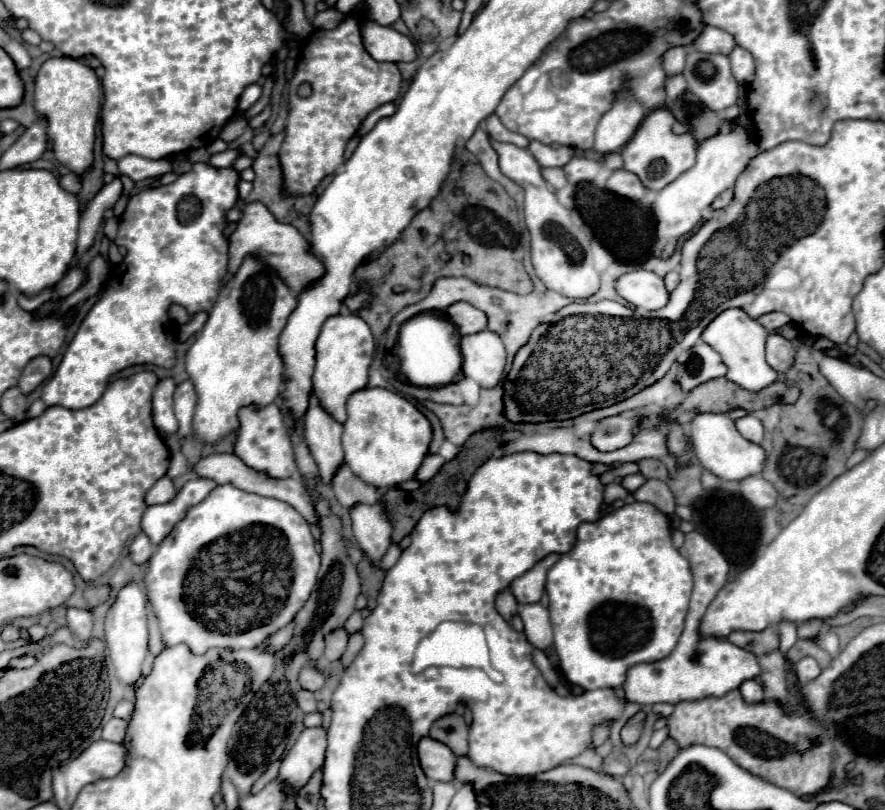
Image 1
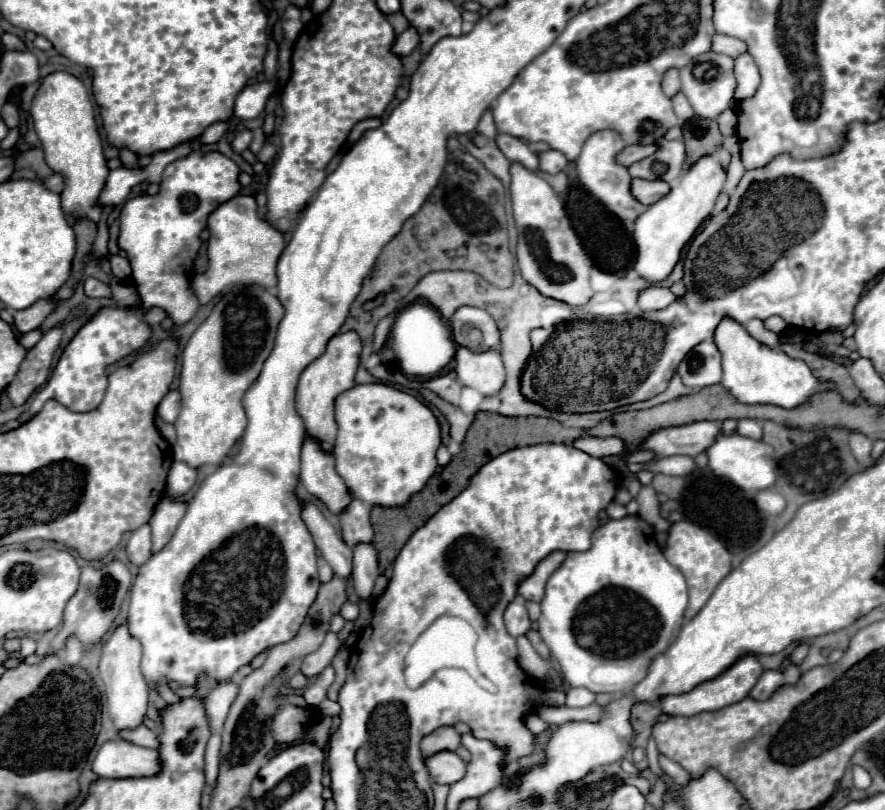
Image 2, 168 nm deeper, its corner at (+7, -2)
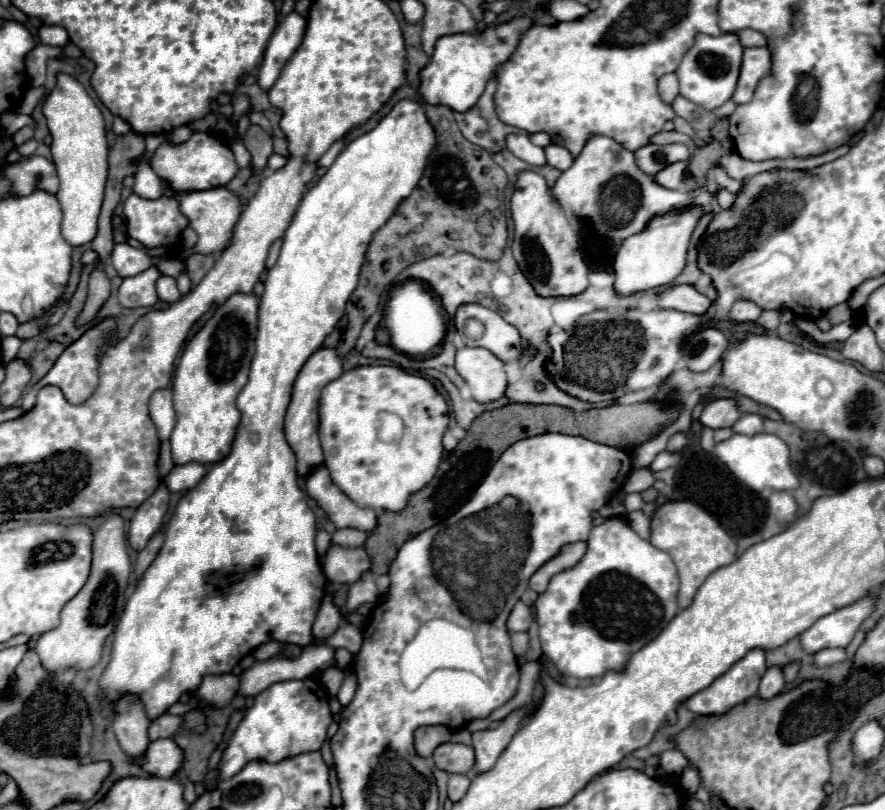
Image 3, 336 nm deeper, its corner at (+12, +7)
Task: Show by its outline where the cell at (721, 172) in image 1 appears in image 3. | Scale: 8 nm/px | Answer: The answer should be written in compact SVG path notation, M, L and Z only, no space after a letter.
M688 204L684 208L670 210L666 214L658 214L652 220L646 222L646 228L638 234L628 236L614 258L614 274L616 282L614 288L618 294L628 296L642 290L654 290L660 286L670 284L684 268L686 262L686 250L692 236L692 230L702 216L702 206Z

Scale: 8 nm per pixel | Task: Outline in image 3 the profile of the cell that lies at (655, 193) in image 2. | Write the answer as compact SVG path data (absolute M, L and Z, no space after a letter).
M680 162L680 164L670 164L668 168L660 170L658 174L654 174L654 182L664 186L664 188L678 188L682 176L684 176L684 170L686 170L686 162Z

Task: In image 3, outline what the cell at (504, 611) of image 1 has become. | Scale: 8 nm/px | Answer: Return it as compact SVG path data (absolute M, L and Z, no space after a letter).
M518 600L516 606L512 608L510 616L508 616L508 622L506 622L508 630L510 632L526 632L528 626L530 626L530 622L532 622L532 610L530 610L530 606L526 602Z

